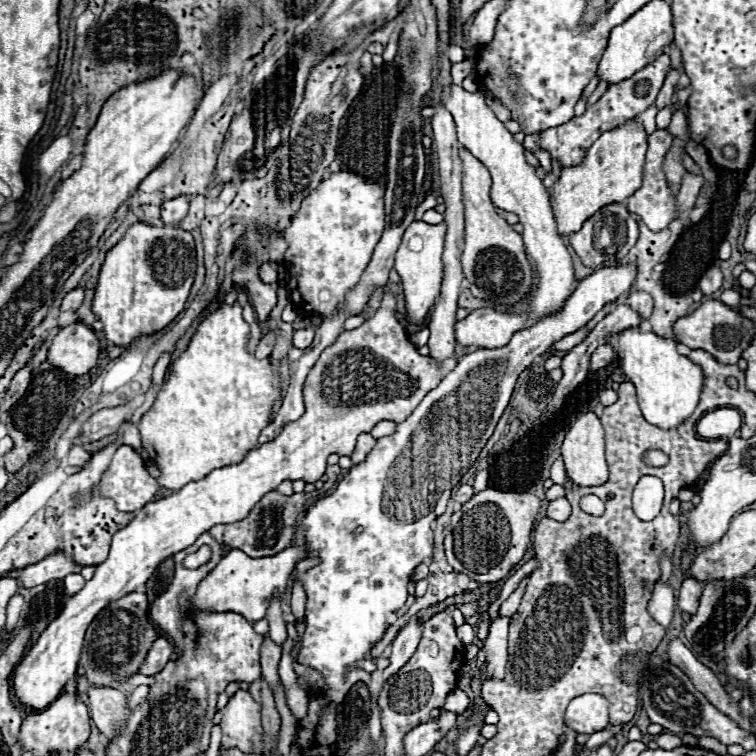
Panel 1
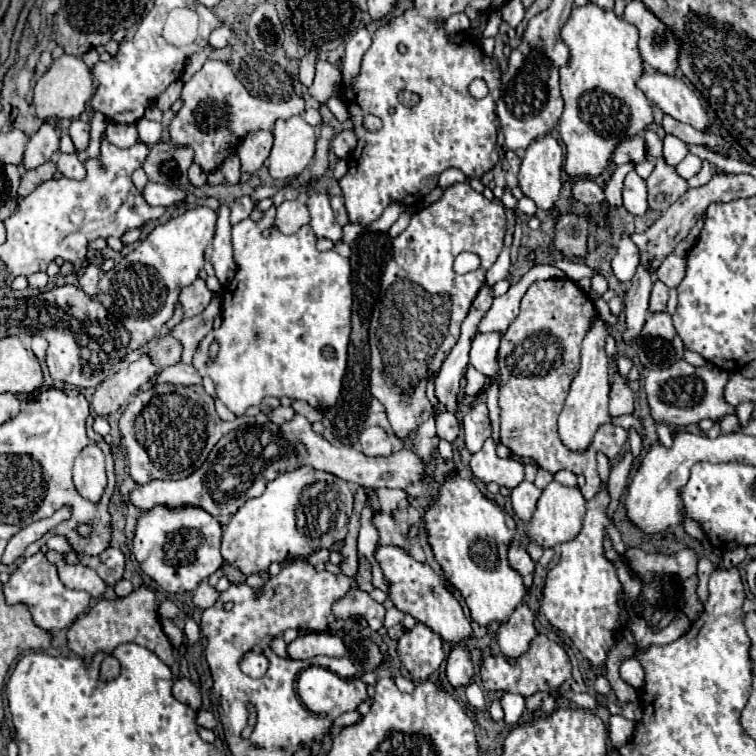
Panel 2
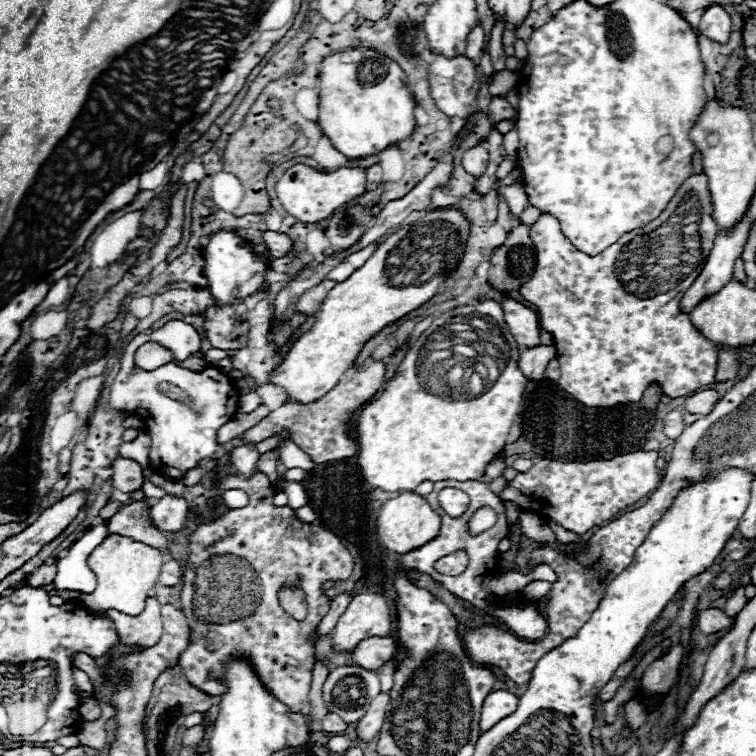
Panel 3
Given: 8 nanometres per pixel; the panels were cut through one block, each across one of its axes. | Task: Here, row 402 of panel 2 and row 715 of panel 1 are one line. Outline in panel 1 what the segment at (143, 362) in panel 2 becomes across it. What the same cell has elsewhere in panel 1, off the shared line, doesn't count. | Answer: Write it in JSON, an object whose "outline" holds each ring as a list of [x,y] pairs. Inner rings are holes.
{"outline":[[[88,688],[88,698],[94,724],[110,740],[126,722],[126,694],[114,688]]]}

